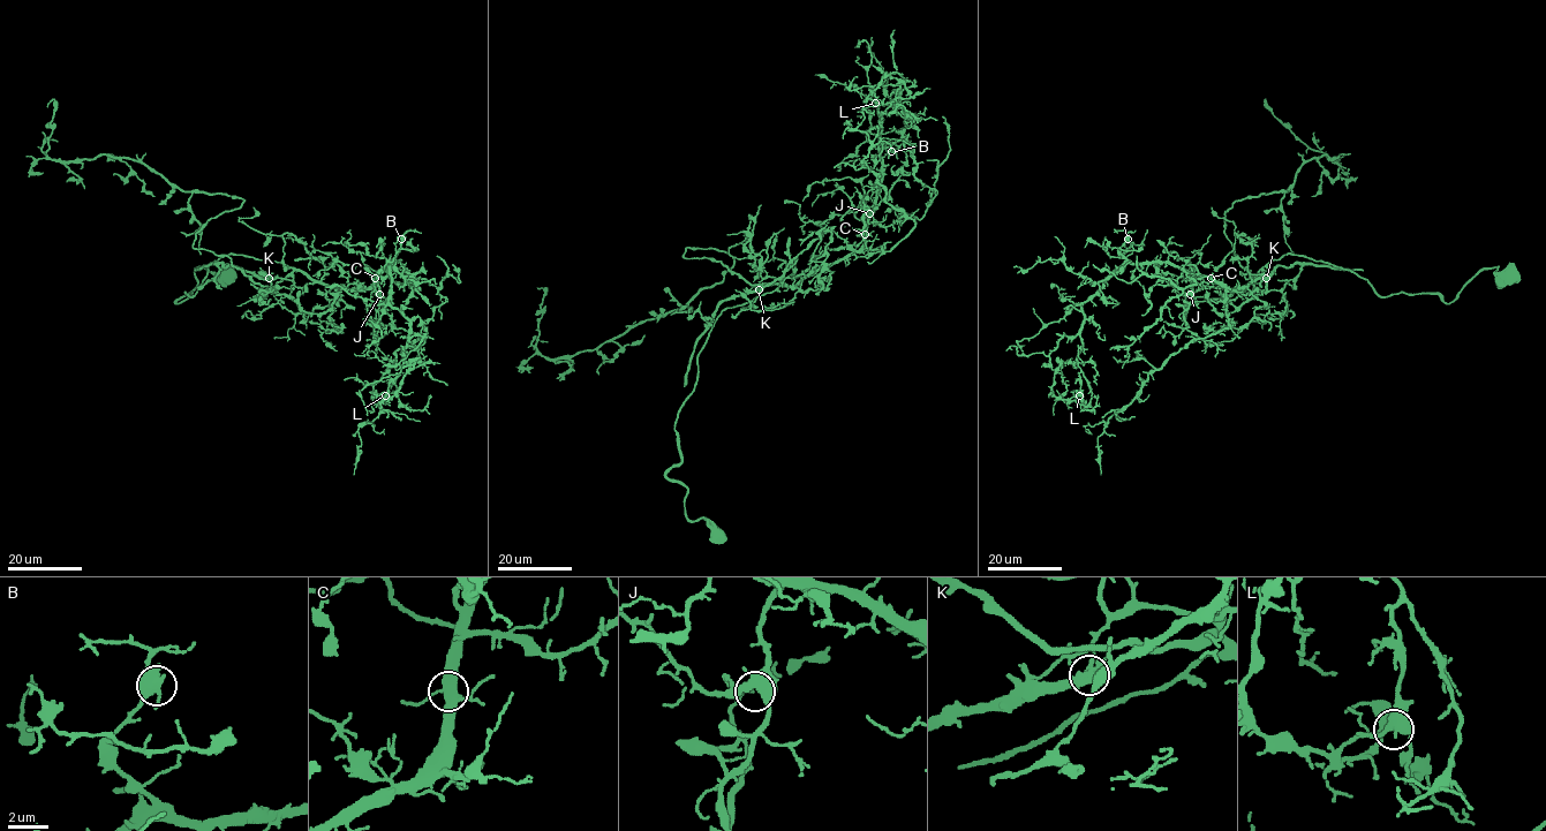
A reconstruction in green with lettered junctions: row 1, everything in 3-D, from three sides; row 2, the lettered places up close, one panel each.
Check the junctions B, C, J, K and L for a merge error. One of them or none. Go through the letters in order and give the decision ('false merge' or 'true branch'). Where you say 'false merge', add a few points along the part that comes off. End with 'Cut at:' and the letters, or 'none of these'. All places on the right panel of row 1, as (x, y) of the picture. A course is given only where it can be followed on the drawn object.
B: true branch
C: true branch
J: true branch
K: false merge; course (1266, 279), (1277, 266), (1294, 264), (1363, 270)
L: true branch
Cut at: K

